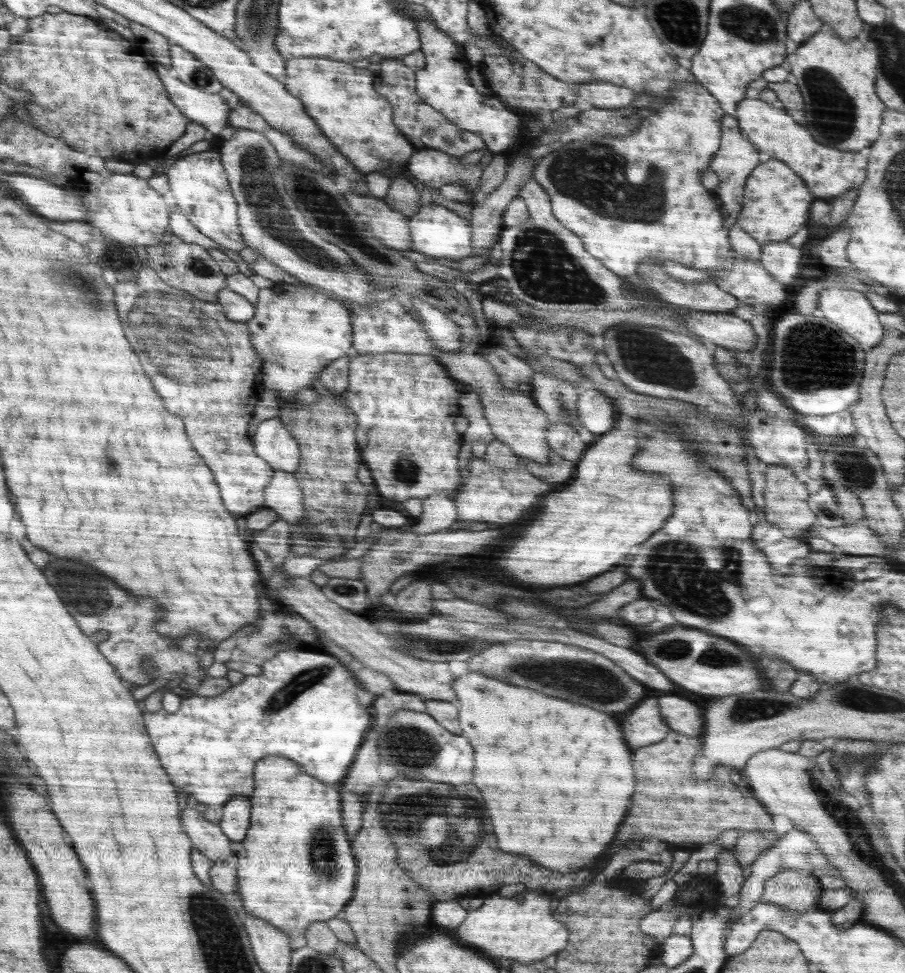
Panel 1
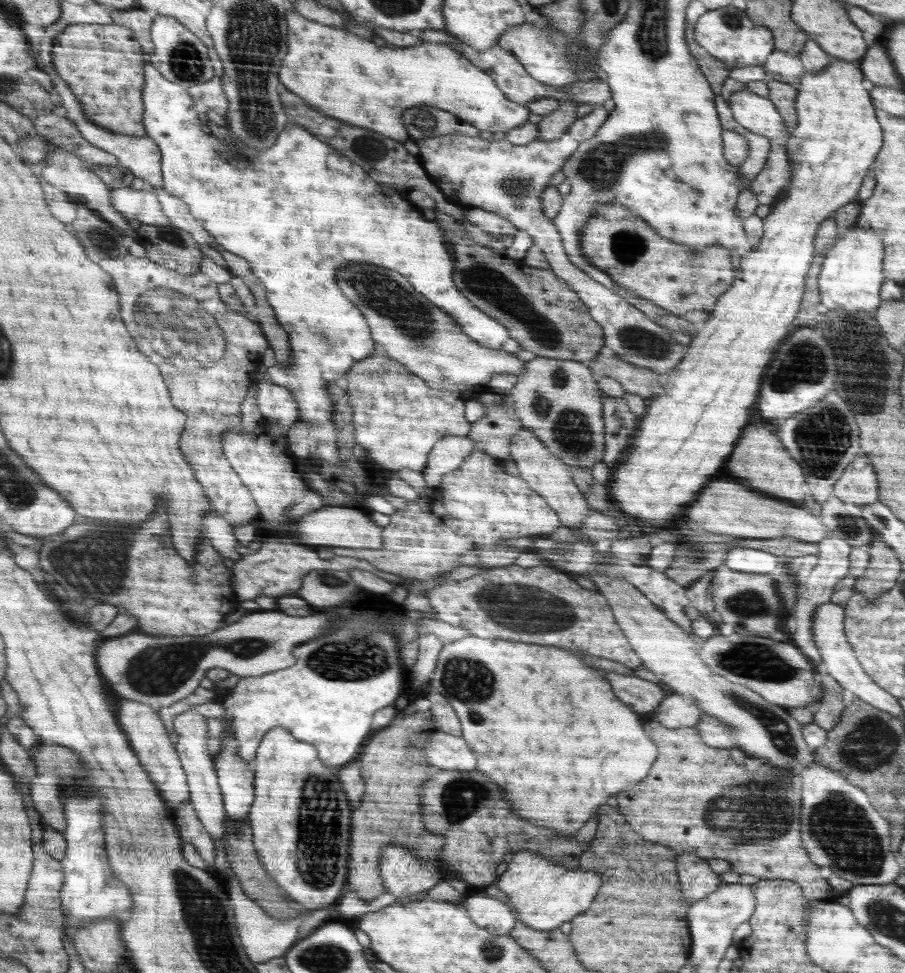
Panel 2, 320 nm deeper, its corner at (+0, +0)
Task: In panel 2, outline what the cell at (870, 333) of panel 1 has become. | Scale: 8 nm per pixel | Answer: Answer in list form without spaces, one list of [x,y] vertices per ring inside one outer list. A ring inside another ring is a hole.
[[[852,226],[842,238],[836,240],[834,248],[824,258],[820,276],[818,276],[818,290],[822,304],[830,308],[848,310],[850,313],[874,314],[880,306],[880,284],[882,284],[882,258],[884,258],[884,244],[880,242],[874,230],[862,230],[860,226]]]

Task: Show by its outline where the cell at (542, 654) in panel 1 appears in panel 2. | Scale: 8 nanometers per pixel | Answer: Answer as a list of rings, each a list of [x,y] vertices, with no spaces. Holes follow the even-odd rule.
[[[606,674],[606,678],[612,682],[612,690],[620,694],[620,700],[632,706],[632,710],[636,712],[644,712],[650,716],[664,700],[660,684],[642,680],[634,675]]]

